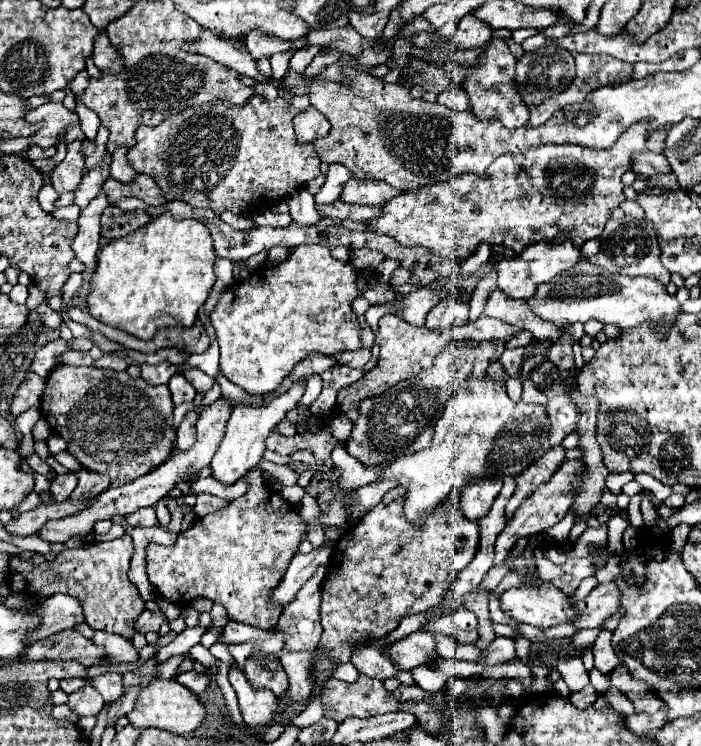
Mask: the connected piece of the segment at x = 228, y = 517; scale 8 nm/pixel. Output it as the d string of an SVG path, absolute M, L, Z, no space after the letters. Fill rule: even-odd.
M259 466L251 468L243 480L247 480L249 488L241 498L197 518L189 530L179 532L173 546L147 546L147 578L161 596L179 608L205 596L211 602L223 604L231 620L271 630L281 608L267 608L267 596L271 596L271 588L279 586L287 564L297 554L299 542L309 532L309 524L293 504L265 488Z

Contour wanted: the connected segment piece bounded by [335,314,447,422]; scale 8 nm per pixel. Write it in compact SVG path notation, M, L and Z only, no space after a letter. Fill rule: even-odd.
M387 314L379 320L379 332L375 334L375 344L381 348L377 368L367 372L355 384L345 386L337 394L335 410L339 410L339 414L343 414L351 422L355 422L359 418L359 404L363 398L379 396L379 394L387 392L391 386L395 386L397 382L407 380L407 378L419 374L421 370L429 368L433 364L435 356L447 346L447 336L445 336L445 332L429 332L427 326L411 326L395 314Z

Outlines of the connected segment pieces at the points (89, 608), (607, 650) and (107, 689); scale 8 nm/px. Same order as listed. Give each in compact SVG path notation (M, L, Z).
M127 534L109 542L91 542L73 550L65 548L55 556L55 560L43 562L39 566L35 566L31 560L13 556L9 560L11 568L9 580L13 592L45 594L45 596L69 594L81 600L85 622L93 630L105 630L131 638L135 616L139 616L139 612L145 610L145 602L141 600L137 588L127 578L131 556L133 556L133 540Z
M601 630L601 634L597 636L591 650L594 656L594 667L603 674L611 674L621 664L617 652L611 648L611 632L609 630Z
M105 672L91 680L91 684L101 692L105 702L113 702L123 694L123 674Z

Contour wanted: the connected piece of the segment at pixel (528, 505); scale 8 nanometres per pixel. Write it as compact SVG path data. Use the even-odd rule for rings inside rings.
M565 460L561 466L559 466L559 472L555 472L555 476L551 476L551 480L547 480L547 484L541 484L541 488L537 488L527 500L523 506L519 506L515 510L515 516L511 518L511 524L507 524L503 528L503 532L499 534L497 538L497 556L495 556L495 564L499 564L501 560L505 560L505 556L513 550L515 542L523 536L531 536L535 534L537 530L543 532L545 528L551 528L555 526L557 522L561 522L565 518L565 514L569 512L571 508L571 480L575 480L575 476L579 476L579 472L583 470L581 468L583 464L579 464L579 460Z

